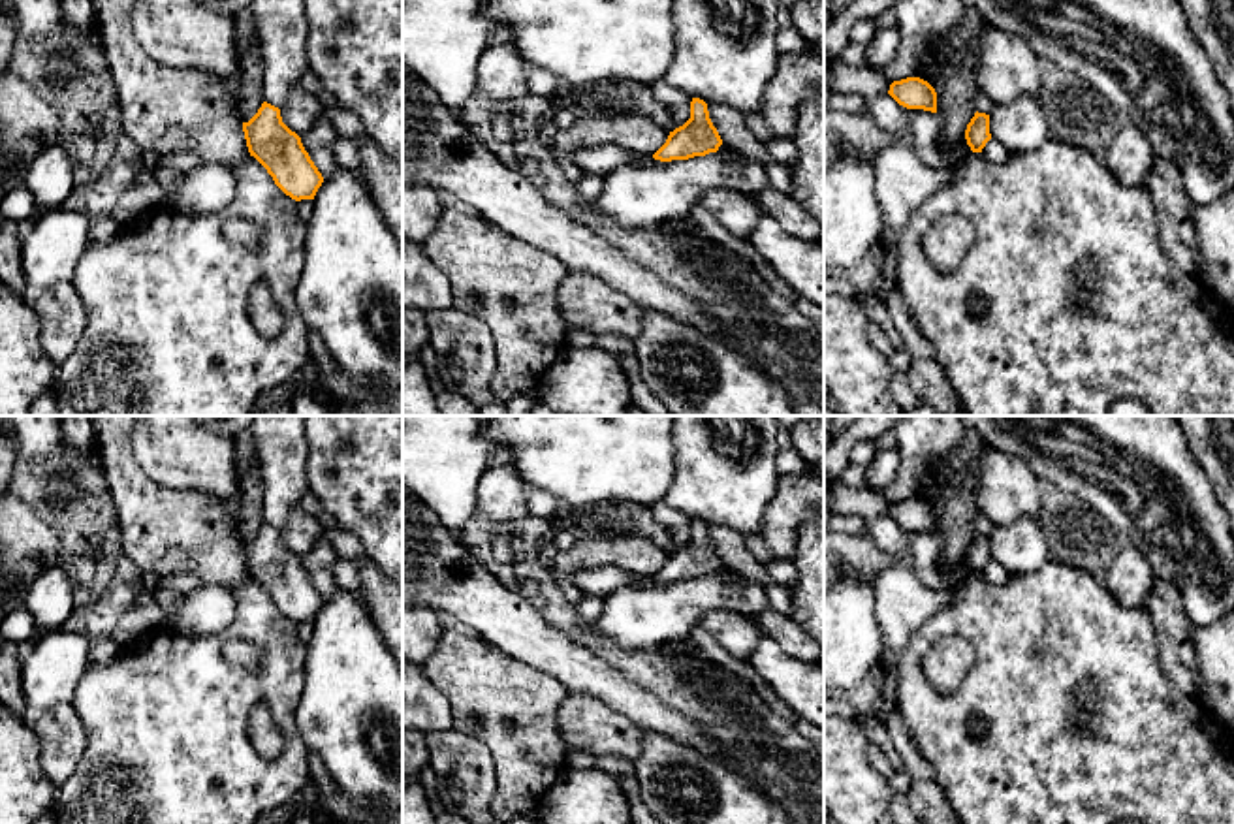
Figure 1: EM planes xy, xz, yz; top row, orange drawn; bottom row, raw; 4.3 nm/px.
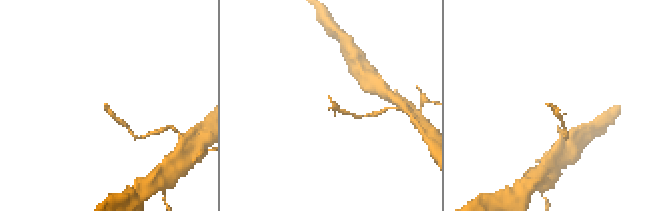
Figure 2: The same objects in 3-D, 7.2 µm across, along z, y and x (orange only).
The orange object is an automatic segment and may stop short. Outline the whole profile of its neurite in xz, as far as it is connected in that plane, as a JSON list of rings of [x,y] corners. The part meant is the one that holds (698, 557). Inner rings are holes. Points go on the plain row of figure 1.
[[[692,519],[690,540],[670,553],[666,564],[653,579],[660,583],[688,581],[717,574],[720,566],[722,561],[709,540],[707,525],[700,519]]]

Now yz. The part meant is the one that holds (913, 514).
[[[920,499],[894,502],[888,515],[907,531],[937,534],[937,514],[927,502]]]

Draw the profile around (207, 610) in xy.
[[[205,583],[164,611],[160,628],[190,636],[224,634],[235,610],[237,602],[229,587]]]

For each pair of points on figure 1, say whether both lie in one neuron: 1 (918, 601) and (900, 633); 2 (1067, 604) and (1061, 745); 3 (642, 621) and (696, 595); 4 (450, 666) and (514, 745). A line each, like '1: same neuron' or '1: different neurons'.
1: same neuron
2: same neuron
3: same neuron
4: same neuron

